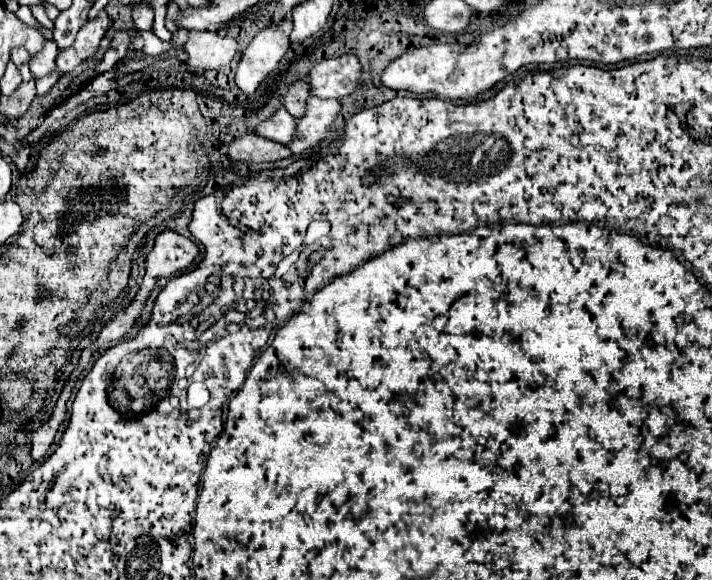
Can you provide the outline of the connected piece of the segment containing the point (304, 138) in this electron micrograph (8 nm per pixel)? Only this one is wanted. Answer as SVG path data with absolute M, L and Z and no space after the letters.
M311 96L307 104L307 114L301 120L297 120L297 136L293 138L293 144L287 144L289 150L293 154L303 154L319 142L323 142L325 138L329 138L339 114L339 100L321 100L317 96Z

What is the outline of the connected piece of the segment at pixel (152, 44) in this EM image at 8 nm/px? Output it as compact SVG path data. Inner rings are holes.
M141 32L141 38L143 38L143 48L141 48L141 52L147 54L147 56L157 56L157 54L163 54L163 52L173 52L173 50L177 50L171 42L159 40L153 32Z

